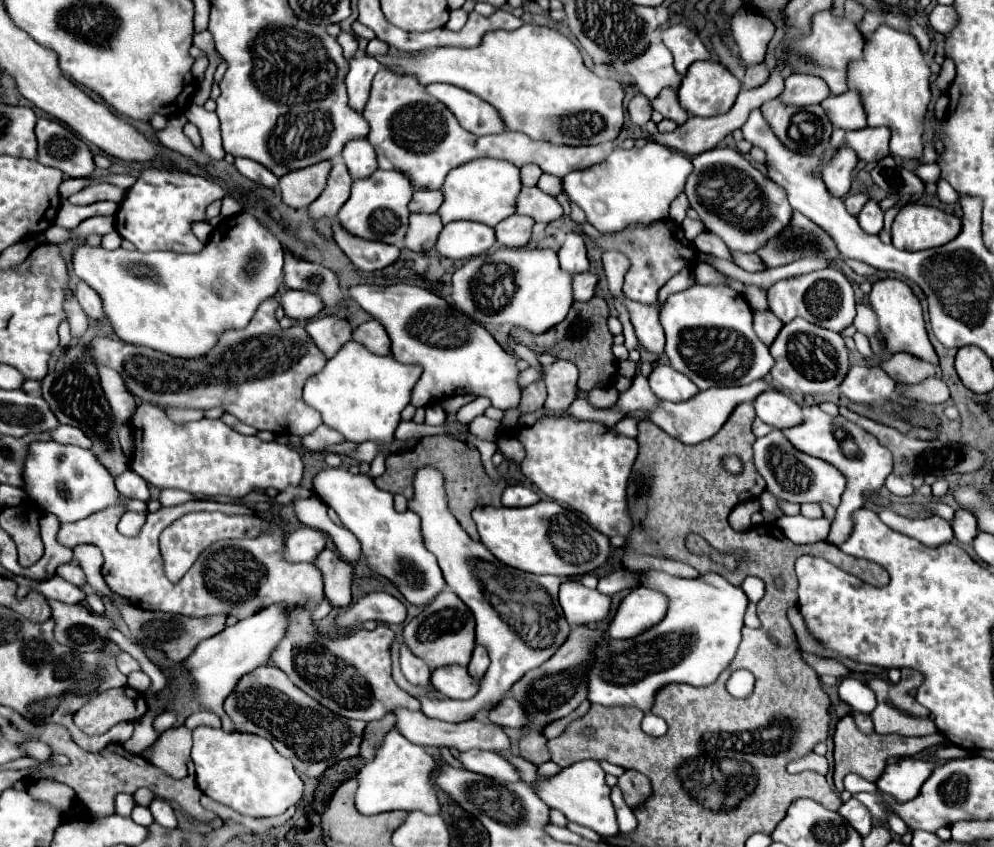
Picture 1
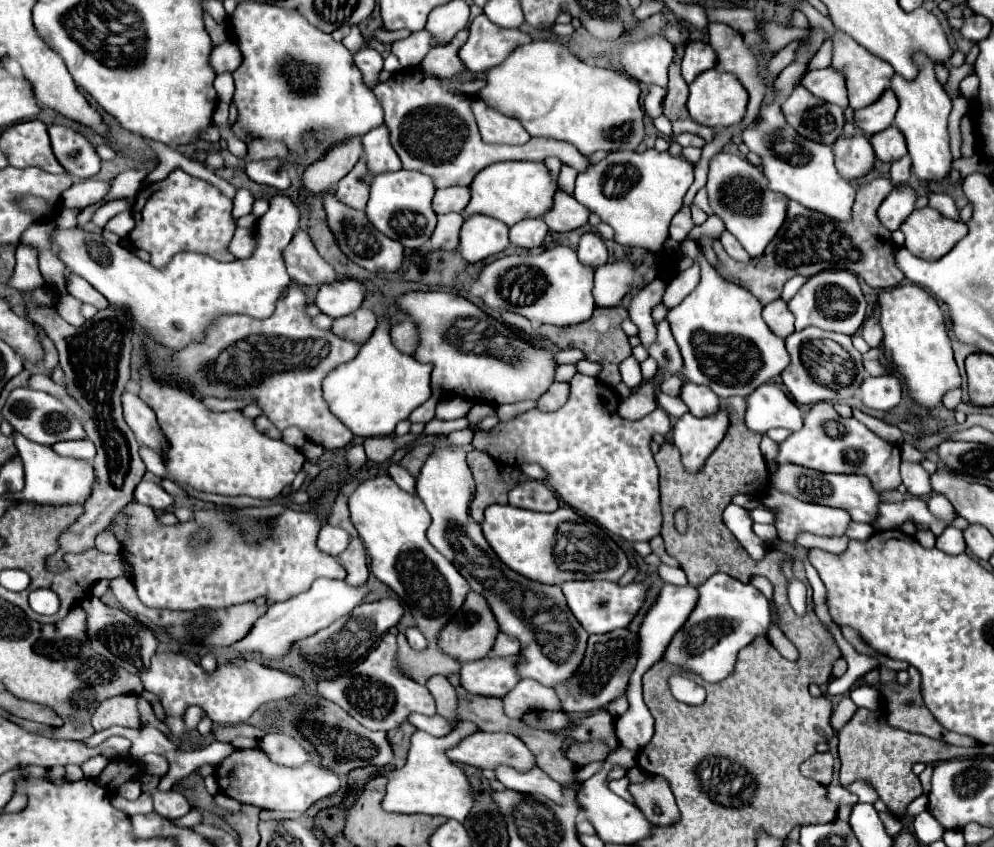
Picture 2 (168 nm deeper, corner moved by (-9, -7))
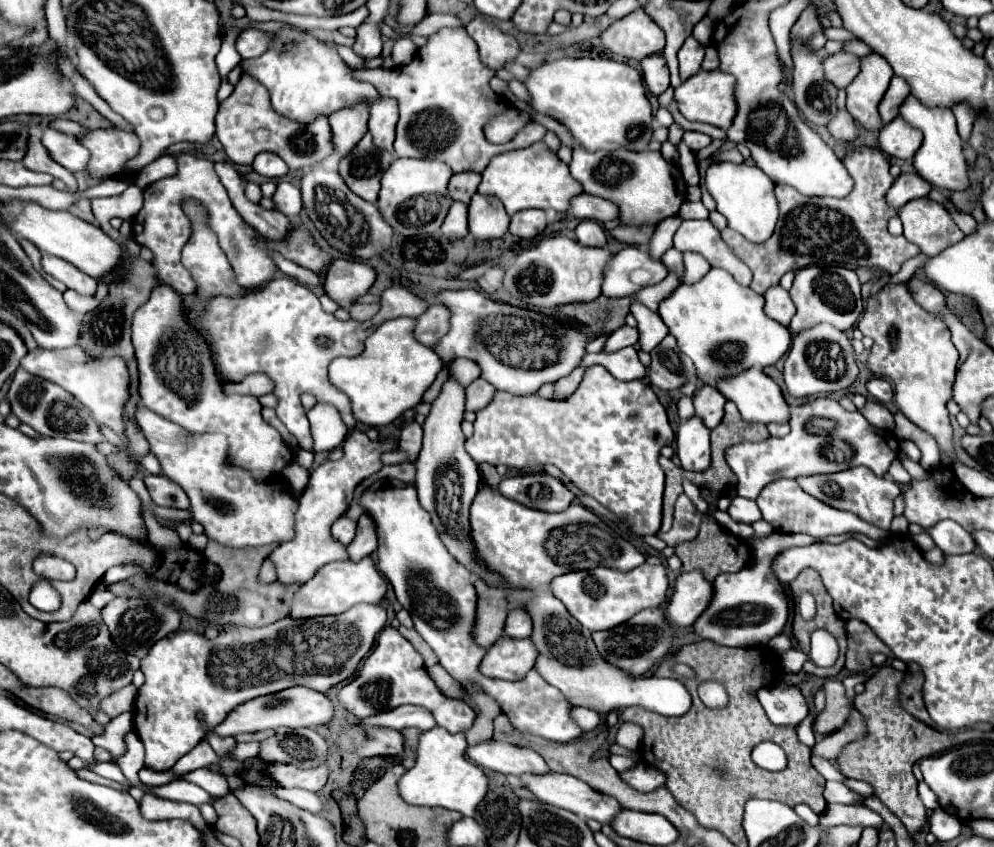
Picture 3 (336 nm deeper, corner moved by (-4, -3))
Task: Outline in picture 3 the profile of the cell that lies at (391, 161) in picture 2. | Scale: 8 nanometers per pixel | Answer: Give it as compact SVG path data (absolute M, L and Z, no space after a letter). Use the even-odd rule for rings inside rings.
M379 98L369 106L369 132L373 136L373 144L379 150L393 152L395 124L397 124L397 102Z

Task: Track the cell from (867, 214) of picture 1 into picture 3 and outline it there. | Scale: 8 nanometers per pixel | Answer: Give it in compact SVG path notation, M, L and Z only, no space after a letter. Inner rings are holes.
M913 172L901 174L899 178L895 178L895 182L889 188L885 200L887 200L887 204L893 210L899 210L903 204L927 196L929 194L929 188L931 186L921 176L917 176L917 174L913 174Z

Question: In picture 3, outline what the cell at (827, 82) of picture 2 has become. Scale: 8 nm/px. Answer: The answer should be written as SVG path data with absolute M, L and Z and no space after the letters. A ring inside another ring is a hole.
M837 52L823 60L823 70L825 70L825 78L835 88L841 90L847 88L853 82L853 78L859 74L859 58L847 52Z

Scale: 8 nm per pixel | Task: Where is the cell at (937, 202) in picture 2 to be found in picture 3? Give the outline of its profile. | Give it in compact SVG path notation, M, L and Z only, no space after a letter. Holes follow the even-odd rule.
M949 210L949 214L951 214L951 218L955 220L955 224L965 232L965 234L969 234L969 232L973 232L975 230L975 218L971 216L971 214L967 214L967 212L963 212L963 210Z

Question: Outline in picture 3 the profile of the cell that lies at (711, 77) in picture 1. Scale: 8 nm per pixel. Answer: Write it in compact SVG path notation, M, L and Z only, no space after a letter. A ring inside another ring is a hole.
M699 70L695 76L681 82L681 86L675 90L675 100L679 112L691 120L691 122L705 122L717 128L727 130L733 124L733 118L737 114L737 102L735 102L735 78L721 72L721 70Z

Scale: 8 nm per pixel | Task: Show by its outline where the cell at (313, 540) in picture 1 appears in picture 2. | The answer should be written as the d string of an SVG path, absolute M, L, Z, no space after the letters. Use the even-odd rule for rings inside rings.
M326 524L318 536L318 548L324 550L326 554L332 554L332 556L342 554L346 550L348 542L350 542L350 534L346 530L330 526L330 524Z

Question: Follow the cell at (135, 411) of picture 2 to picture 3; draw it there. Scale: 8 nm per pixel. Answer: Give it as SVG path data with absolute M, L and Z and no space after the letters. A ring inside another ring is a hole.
M143 404L137 406L135 422L141 428L141 432L145 434L151 454L157 456L157 460L161 464L161 474L167 476L169 480L177 482L183 488L183 492L191 500L193 518L199 524L203 524L205 534L209 538L213 538L225 546L233 546L233 548L263 546L263 544L285 542L285 540L293 538L293 514L297 508L297 498L293 498L289 494L289 488L283 488L283 482L275 482L275 480L273 482L255 482L243 470L229 466L229 462L225 462L225 450L227 450L225 438L215 438L211 434L201 434L201 436L185 434L185 430L181 430L177 424L155 414L153 410L145 408Z

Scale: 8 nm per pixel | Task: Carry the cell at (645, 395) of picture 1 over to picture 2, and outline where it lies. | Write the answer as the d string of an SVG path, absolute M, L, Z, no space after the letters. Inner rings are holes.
M662 392L656 394L656 402L658 402L658 406L662 406L674 418L680 418L688 412L686 404L680 398L674 398L674 396L668 396L668 394L662 394Z

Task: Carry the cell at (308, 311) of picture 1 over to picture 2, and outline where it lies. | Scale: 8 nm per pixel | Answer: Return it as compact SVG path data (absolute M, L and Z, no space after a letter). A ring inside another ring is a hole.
M338 276L336 282L320 286L318 296L316 296L316 306L332 316L332 318L340 318L346 314L352 314L354 310L360 308L362 300L366 296L366 284L358 282L354 278L346 278L346 276Z

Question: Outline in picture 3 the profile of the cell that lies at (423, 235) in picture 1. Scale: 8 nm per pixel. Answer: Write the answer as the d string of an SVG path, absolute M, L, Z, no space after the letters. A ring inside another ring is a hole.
M453 202L453 206L449 208L449 214L443 220L441 232L449 240L461 240L469 234L467 232L467 204Z

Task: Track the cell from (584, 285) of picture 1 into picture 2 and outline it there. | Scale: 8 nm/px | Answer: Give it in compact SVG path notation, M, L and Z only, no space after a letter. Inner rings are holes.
M616 260L600 266L594 276L596 306L618 306L622 298L642 282L638 268L630 260Z

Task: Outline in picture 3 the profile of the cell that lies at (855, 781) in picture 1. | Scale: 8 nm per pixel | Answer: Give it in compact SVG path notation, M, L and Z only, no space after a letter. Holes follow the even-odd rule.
M827 782L825 784L825 790L823 790L823 798L831 804L831 802L837 802L837 804L855 804L862 800L862 797L855 793L853 790L849 790L845 784L841 782Z

